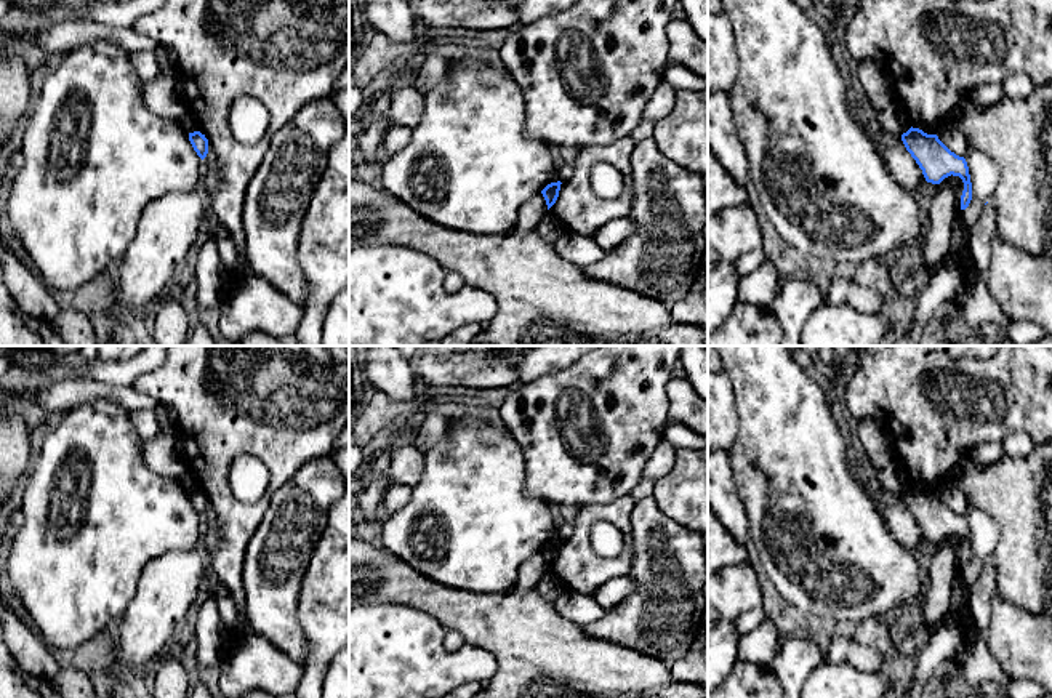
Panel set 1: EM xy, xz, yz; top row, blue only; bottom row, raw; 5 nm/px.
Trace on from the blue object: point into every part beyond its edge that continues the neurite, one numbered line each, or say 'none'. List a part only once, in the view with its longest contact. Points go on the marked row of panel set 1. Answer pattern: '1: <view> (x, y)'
none

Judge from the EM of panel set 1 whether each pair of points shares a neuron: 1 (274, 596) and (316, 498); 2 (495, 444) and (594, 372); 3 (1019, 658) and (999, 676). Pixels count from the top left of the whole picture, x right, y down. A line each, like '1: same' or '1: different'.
1: same
2: different
3: different

